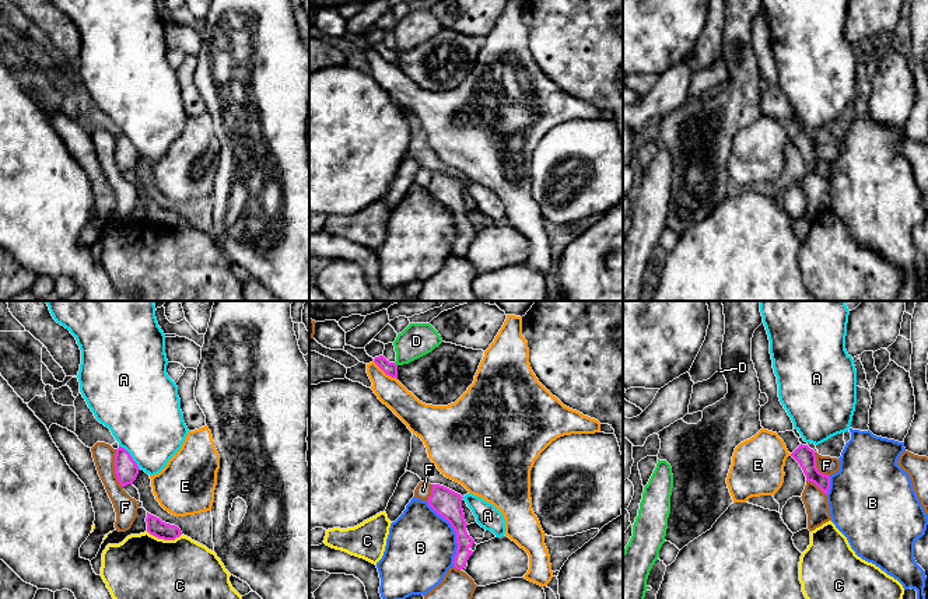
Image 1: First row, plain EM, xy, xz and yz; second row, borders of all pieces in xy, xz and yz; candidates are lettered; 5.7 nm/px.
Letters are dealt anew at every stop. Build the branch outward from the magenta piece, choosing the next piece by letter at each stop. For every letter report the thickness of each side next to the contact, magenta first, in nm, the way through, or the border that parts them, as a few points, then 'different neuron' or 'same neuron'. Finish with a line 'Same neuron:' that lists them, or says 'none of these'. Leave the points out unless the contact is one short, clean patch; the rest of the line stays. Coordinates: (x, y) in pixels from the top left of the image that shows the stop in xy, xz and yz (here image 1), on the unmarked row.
A: 140/420 nm | different neuron
B: 160/400 nm | different neuron
C: 100/480 nm | along xy (147, 217), (164, 226), (175, 226), (181, 221) | different neuron
D: 80/190 nm | along xz (394, 49), (396, 52) | different neuron
E: 80/160 nm | different neuron
F: 140/130 nm | different neuron
Same neuron: none of these

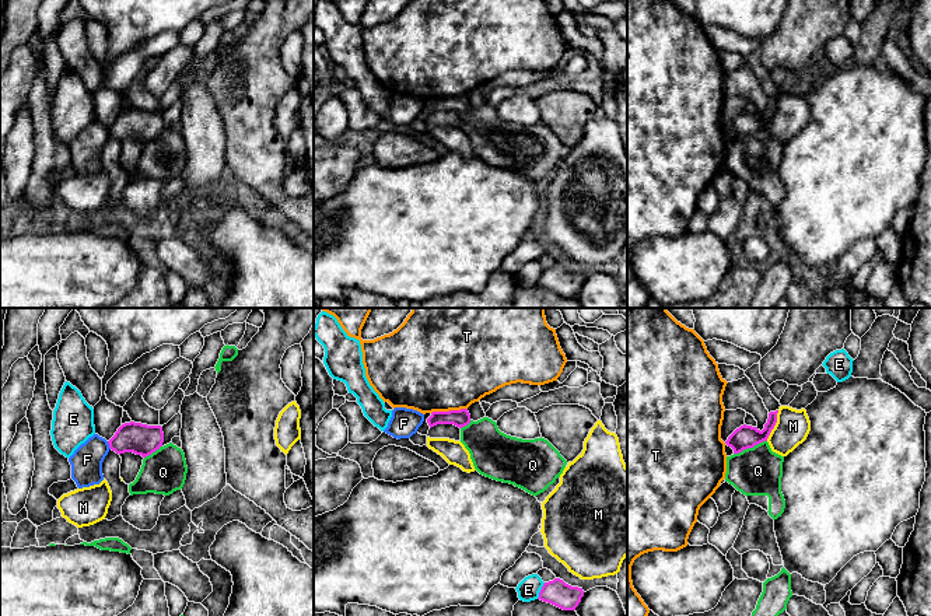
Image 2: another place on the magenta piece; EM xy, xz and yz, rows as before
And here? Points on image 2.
E: 150/130 nm | different neuron
F: 180/180 nm | along xy (107, 128), (111, 135) | different neuron
M: 130/200 nm | different neuron
Q: 130/280 nm | different neuron
T: 100/500 nm | along xz (466, 94), (431, 100) | different neuron
Same neuron: none of these

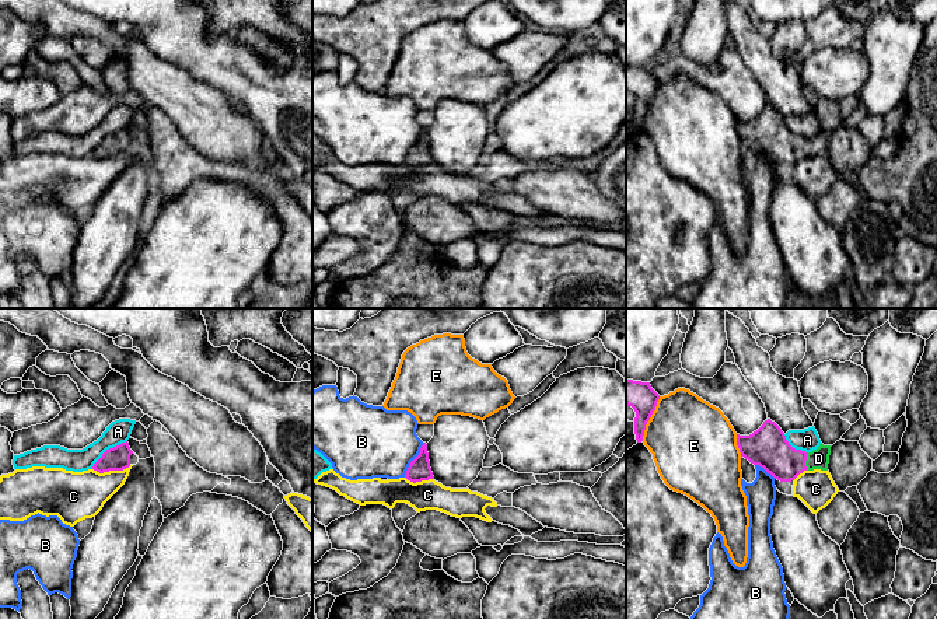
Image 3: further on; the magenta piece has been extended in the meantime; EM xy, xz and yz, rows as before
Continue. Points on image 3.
A: 140/140 nm | along xy (126, 126), (109, 133), (91, 154) | different neuron
B: 130/400 nm | along xz (423, 129), (404, 163) | different neuron
C: 140/280 nm | along xy (130, 151), (102, 158), (93, 156) | different neuron
D: 220/120 nm | across yz (766, 133), (780, 146), (806, 146), (818, 144) | same neuron
E: 160/460 nm | different neuron
Same neuron: D

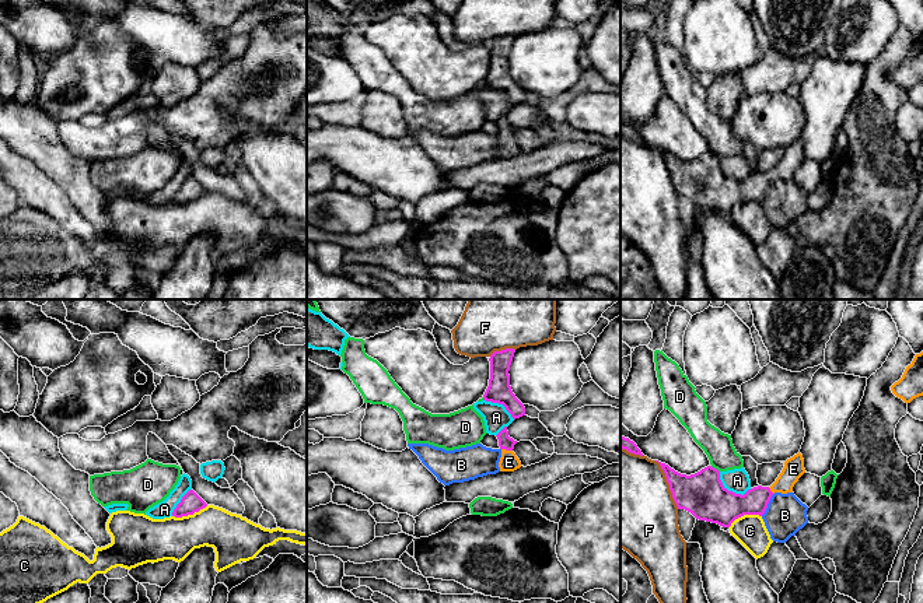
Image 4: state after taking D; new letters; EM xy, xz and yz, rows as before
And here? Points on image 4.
A: 260/140 nm | along yz (719, 158), (720, 168), (729, 176), (744, 181), (751, 175) | different neuron
B: 200/220 nm | along yz (773, 181), (761, 202) | different neuron
C: 120/240 nm | along xy (207, 192), (192, 200), (172, 203) | different neuron
D: 260/160 nm | along yz (710, 153), (719, 158) | different neuron
E: 80/110 nm | across xz (504, 128), (507, 136), (509, 149) | same neuron
F: 260/500 nm | different neuron
Same neuron: E

